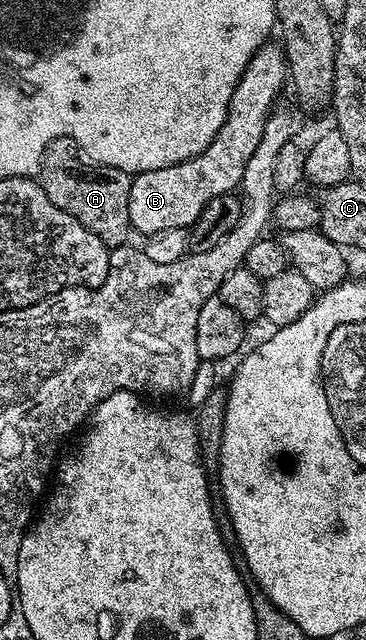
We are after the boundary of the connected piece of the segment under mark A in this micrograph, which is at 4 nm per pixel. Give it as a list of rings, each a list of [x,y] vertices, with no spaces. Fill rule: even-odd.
[[[48,150],[43,154],[43,162],[39,165],[37,177],[39,185],[45,190],[49,202],[65,214],[77,218],[85,230],[97,234],[108,249],[124,247],[128,243],[127,235],[133,229],[129,222],[129,190],[132,173],[122,172],[113,166],[105,166],[101,162],[93,162],[89,154],[78,150],[72,152],[54,152]]]

